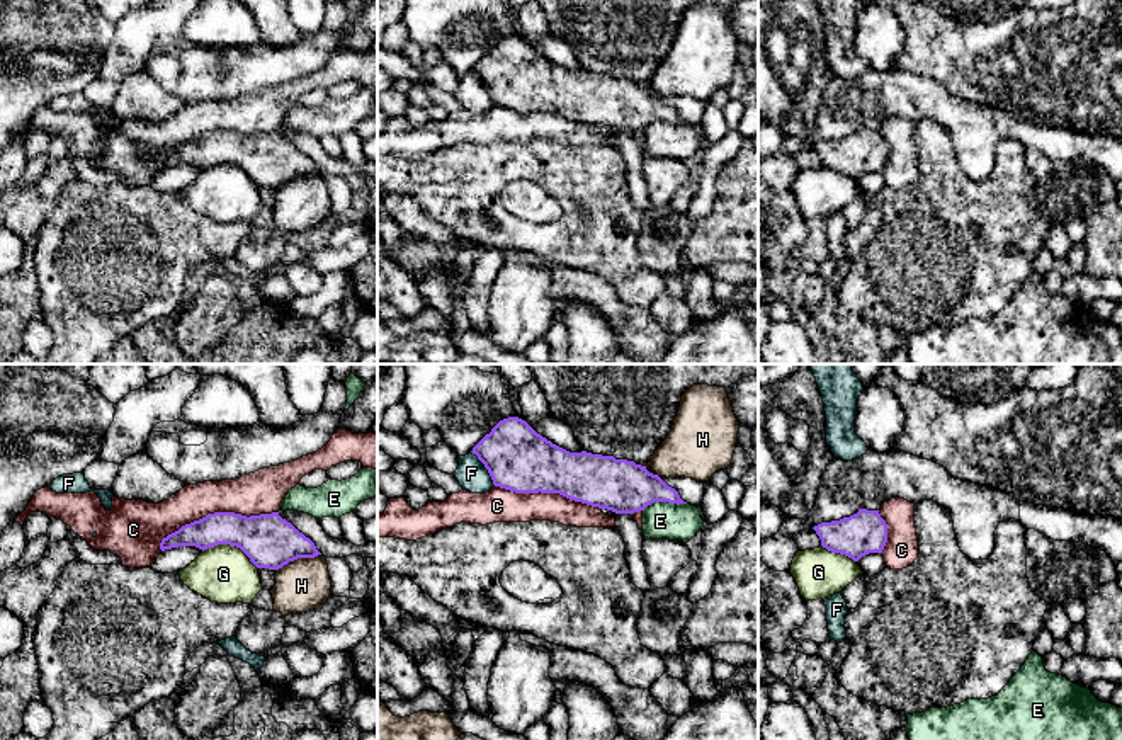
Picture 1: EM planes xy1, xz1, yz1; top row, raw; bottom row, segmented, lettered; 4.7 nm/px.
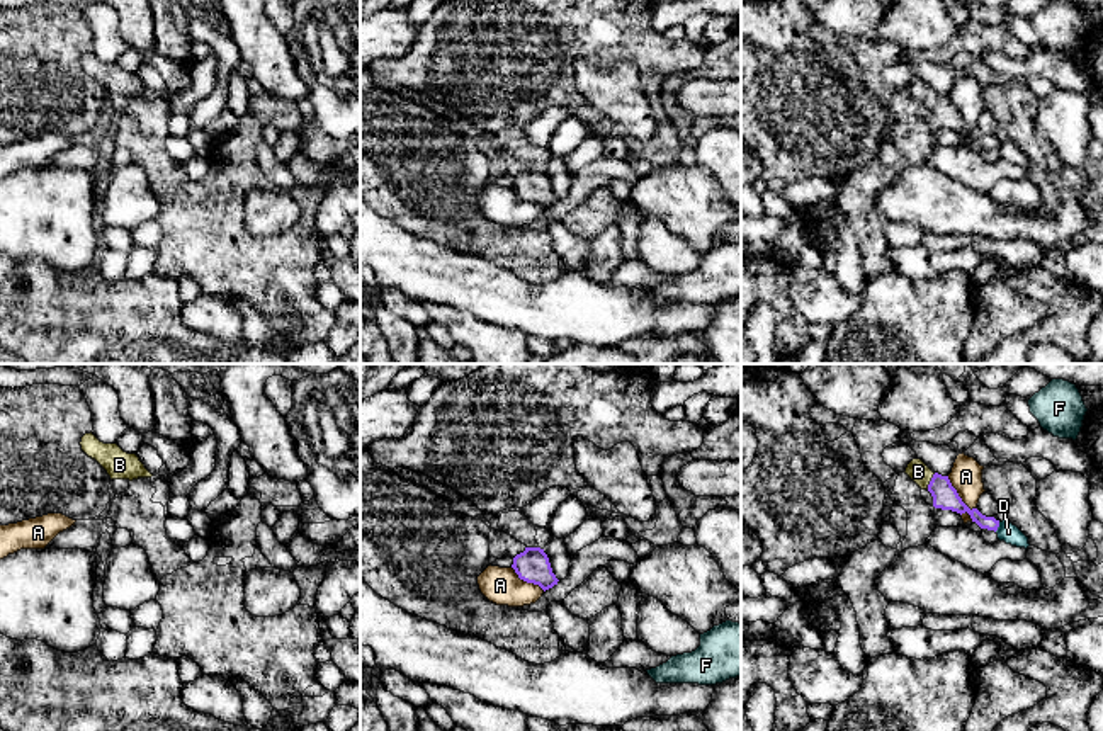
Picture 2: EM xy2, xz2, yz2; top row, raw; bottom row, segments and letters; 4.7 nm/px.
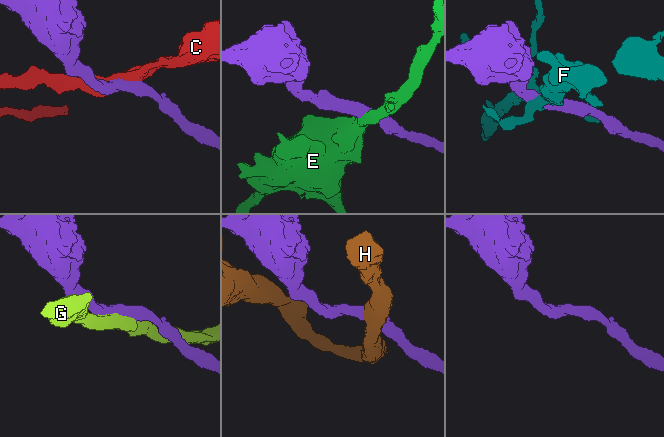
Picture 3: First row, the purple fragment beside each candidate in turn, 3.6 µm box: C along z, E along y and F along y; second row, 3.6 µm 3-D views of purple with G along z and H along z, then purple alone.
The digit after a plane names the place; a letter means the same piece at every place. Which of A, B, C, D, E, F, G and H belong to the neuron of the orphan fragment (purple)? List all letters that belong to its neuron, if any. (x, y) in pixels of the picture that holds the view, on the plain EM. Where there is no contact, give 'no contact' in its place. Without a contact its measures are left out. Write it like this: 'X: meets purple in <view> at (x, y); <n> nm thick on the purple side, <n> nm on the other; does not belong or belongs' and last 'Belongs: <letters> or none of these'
A: meets purple in yz2 at (957, 114); 120 nm thick on the purple side, 150 nm on the other; does not belong
B: meets purple in yz2 at (930, 101); 120 nm thick on the purple side, 100 nm on the other; belongs
C: meets purple in xy1 at (215, 131); 220 nm thick on the purple side, 200 nm on the other; does not belong
D: meets purple in yz2 at (998, 145); 80 nm thick on the purple side, 90 nm on the other; does not belong
E: meets purple in xz1 at (663, 119); 260 nm thick on the purple side, 180 nm on the other; does not belong
F: meets purple in xz1 at (485, 85); 300 nm thick on the purple side, 140 nm on the other; does not belong
G: meets purple in xy1 at (232, 164); 240 nm thick on the purple side, 280 nm on the other; does not belong
H: meets purple in xy1 at (296, 177); 240 nm thick on the purple side, 240 nm on the other; does not belong
Belongs: B

